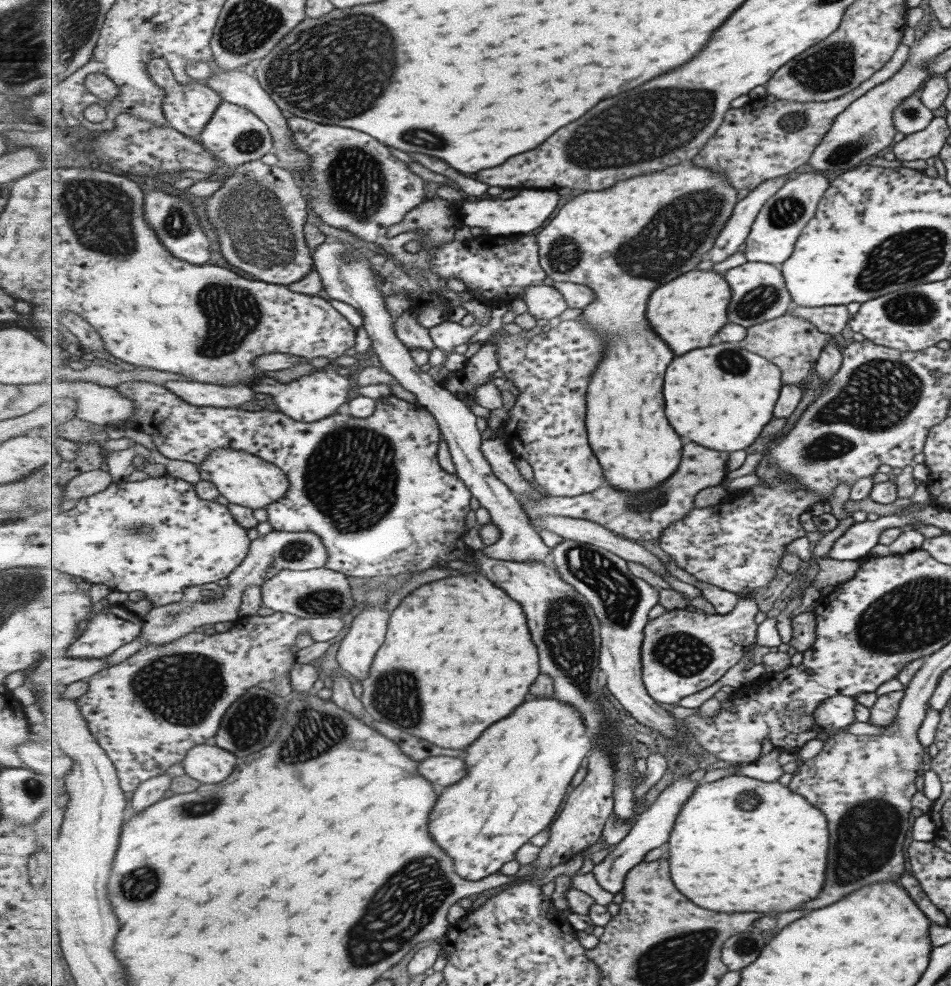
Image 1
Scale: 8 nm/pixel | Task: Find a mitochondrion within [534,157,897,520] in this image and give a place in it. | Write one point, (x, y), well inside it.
(689, 221)

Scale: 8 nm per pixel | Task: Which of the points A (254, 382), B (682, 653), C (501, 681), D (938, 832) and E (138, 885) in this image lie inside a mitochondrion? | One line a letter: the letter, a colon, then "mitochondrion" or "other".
A: other
B: mitochondrion
C: other
D: other
E: mitochondrion

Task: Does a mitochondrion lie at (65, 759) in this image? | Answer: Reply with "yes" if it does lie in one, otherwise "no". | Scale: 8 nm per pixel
no

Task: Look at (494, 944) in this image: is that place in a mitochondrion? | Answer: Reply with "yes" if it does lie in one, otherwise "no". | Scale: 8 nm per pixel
no

